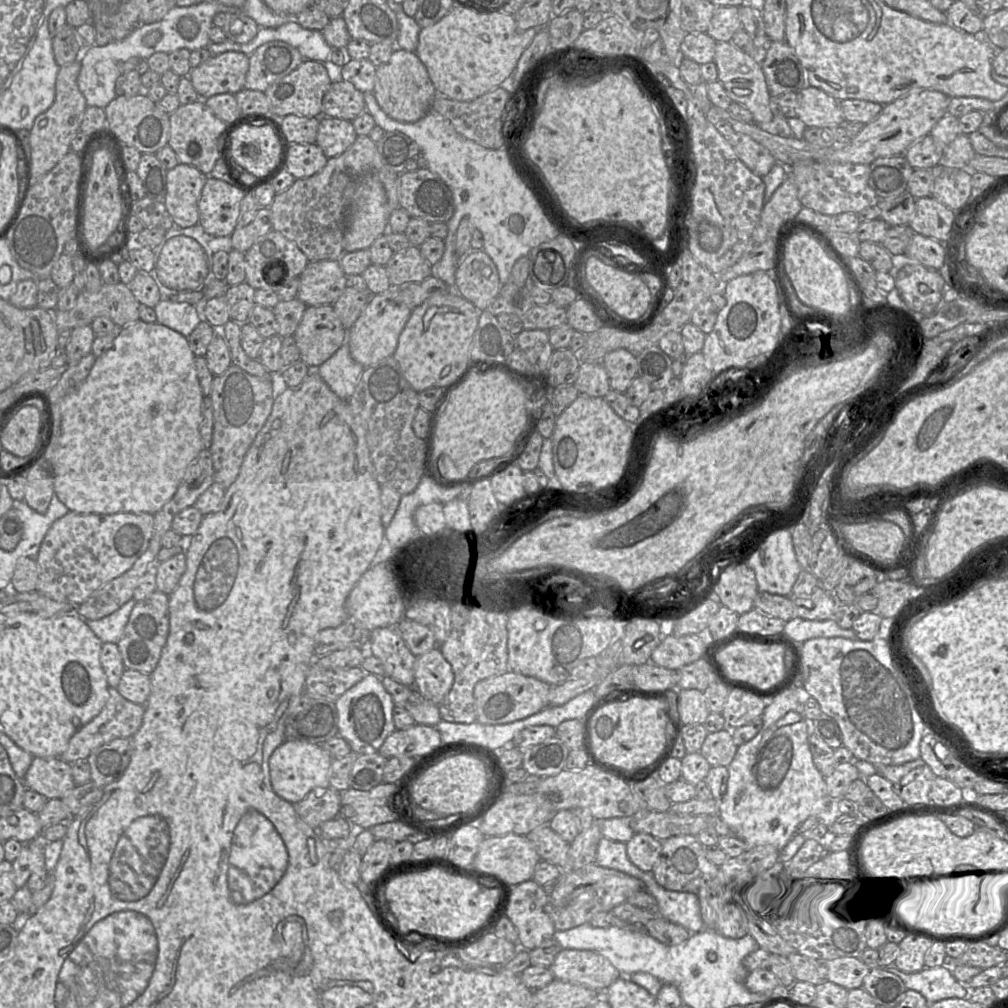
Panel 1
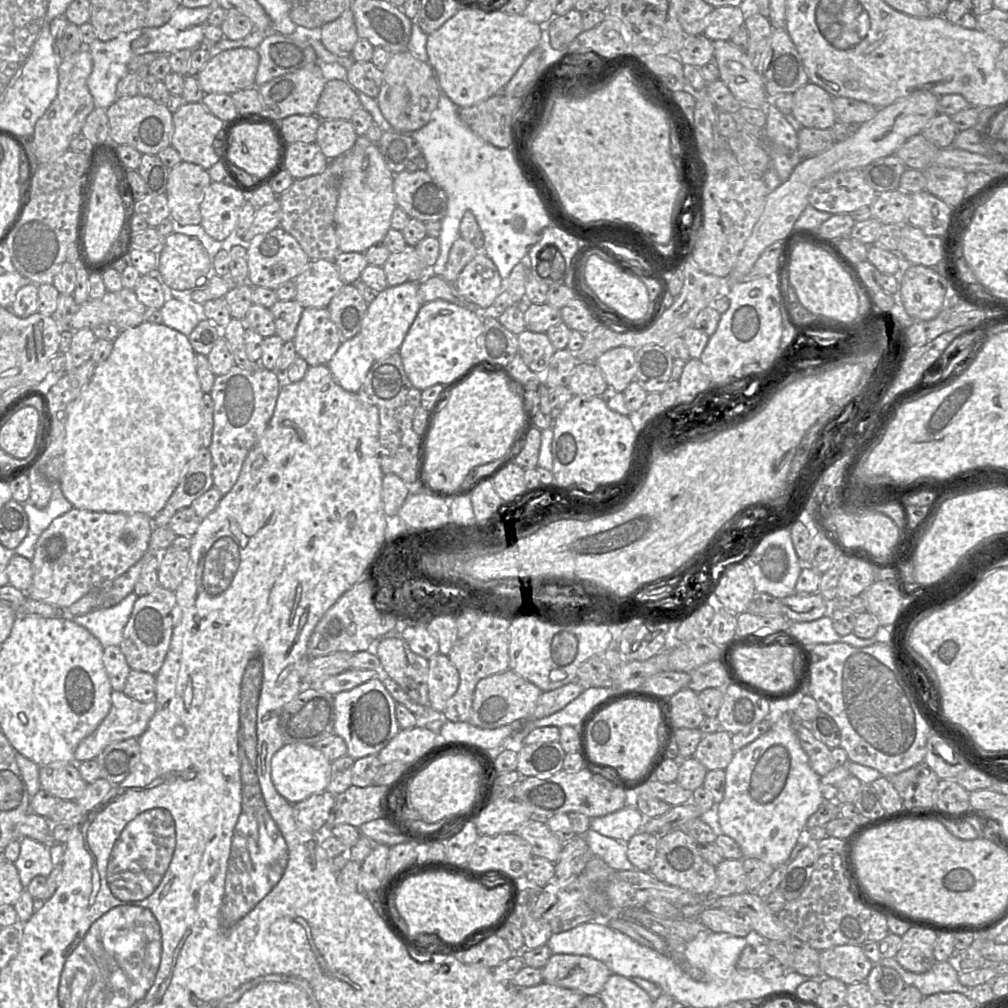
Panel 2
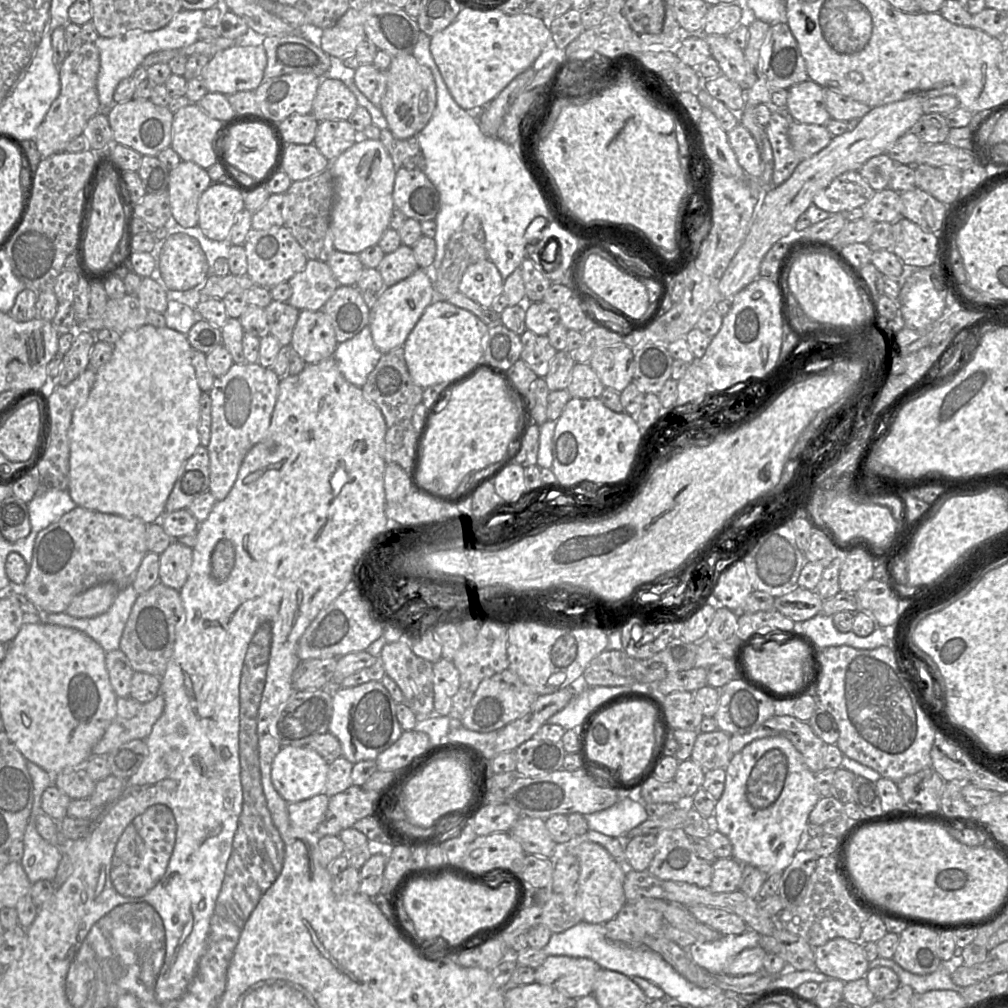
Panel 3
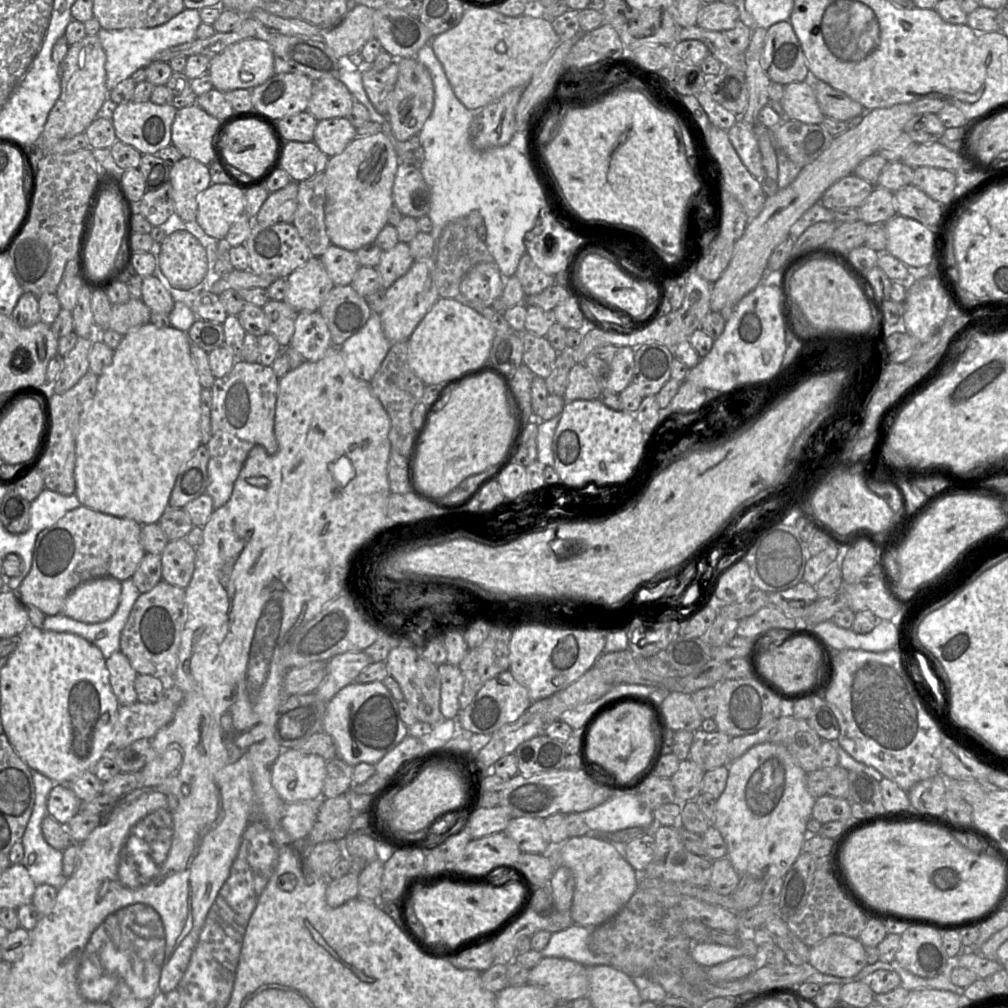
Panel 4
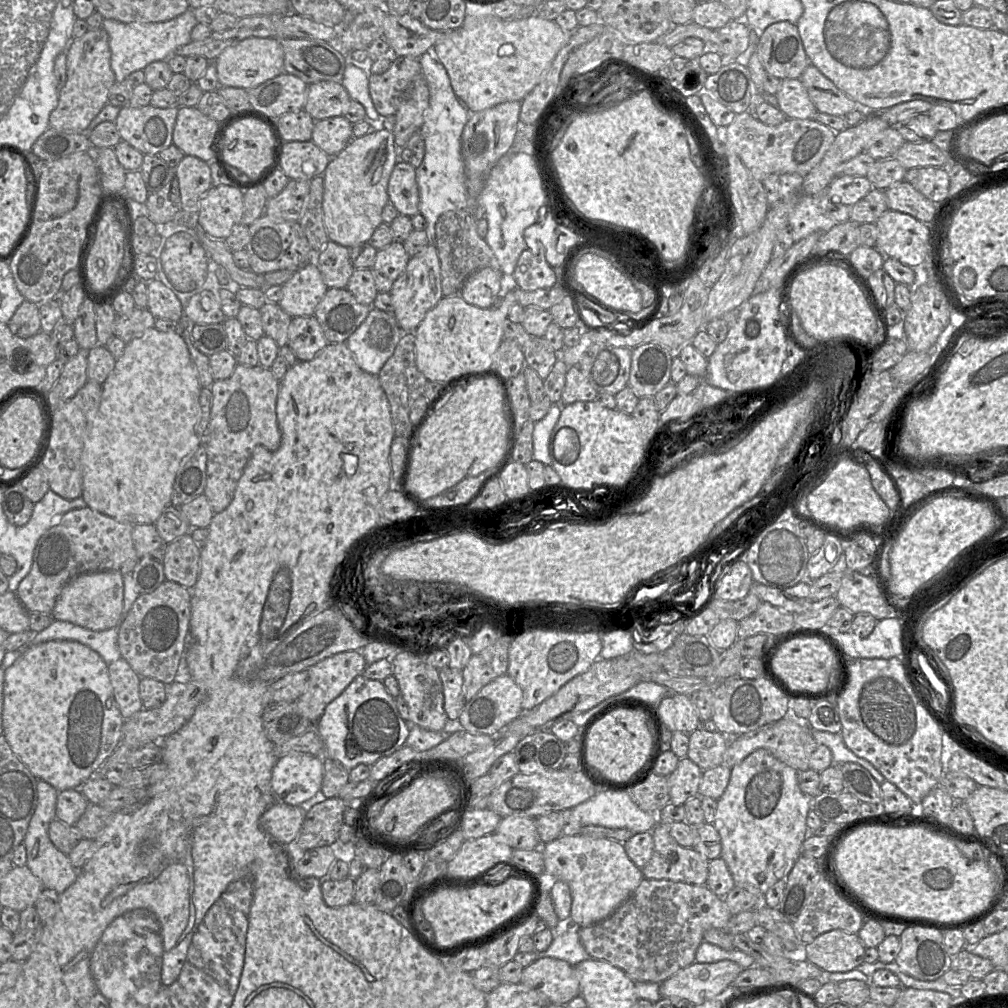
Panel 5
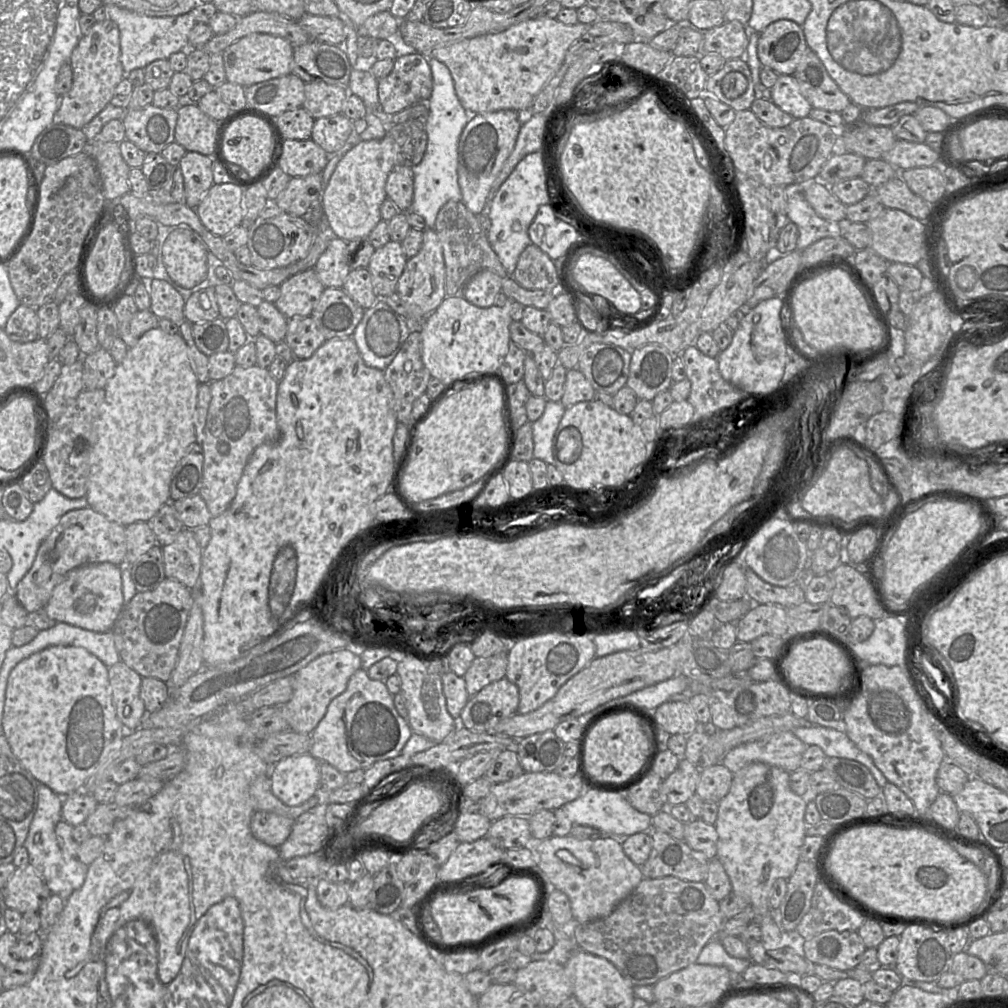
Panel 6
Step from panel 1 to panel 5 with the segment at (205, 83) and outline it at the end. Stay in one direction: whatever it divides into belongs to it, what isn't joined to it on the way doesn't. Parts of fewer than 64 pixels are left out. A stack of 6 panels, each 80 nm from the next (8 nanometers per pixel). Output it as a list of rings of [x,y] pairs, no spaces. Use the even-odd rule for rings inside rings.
[[[249,37],[223,50],[214,60],[221,87],[252,89],[284,71],[284,52],[276,38]]]

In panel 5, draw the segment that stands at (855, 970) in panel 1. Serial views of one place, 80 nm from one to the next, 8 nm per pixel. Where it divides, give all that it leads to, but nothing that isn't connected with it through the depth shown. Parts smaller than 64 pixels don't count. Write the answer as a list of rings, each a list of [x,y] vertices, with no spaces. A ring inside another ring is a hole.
[[[832,930],[806,945],[806,959],[826,972],[849,972],[864,963],[865,951],[857,934]]]

